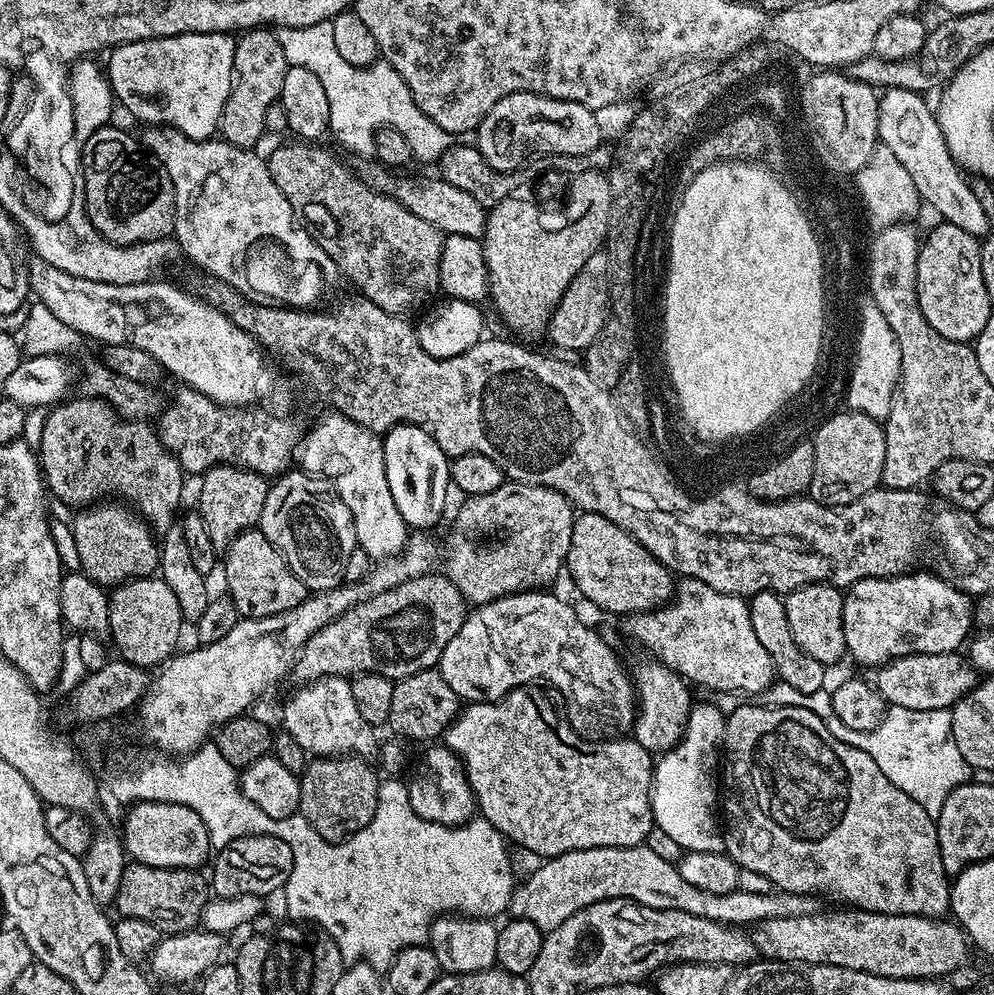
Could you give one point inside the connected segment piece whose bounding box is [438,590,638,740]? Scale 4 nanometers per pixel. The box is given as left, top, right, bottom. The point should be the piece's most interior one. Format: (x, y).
(516, 640)

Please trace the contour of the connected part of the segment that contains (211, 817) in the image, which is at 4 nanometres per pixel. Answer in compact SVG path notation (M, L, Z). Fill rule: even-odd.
M205 741L182 759L172 758L172 768L176 768L176 784L172 784L172 772L148 772L148 776L160 776L160 780L152 780L152 788L148 788L152 796L144 796L144 801L170 802L194 810L205 823L215 851L242 837L282 838L282 842L286 842L294 854L290 878L282 889L287 919L324 928L326 934L334 938L346 962L363 962L384 974L394 962L397 952L429 943L430 925L439 916L459 914L497 918L508 912L508 903L512 901L512 891L516 888L518 876L512 873L512 860L508 857L510 844L506 837L483 818L473 818L455 826L423 820L414 814L410 806L408 785L403 779L385 779L378 790L377 809L369 824L364 829L357 829L347 840L331 844L320 838L306 818L299 814L276 819L263 813L246 798L240 788L237 769L226 761L213 741ZM188 764L200 764L200 780L188 780ZM172 788L180 788L180 796L176 796Z

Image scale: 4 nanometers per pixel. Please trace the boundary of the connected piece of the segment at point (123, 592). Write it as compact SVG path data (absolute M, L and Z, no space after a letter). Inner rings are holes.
M151 575L115 585L108 598L108 609L110 626L107 635L116 643L119 659L139 668L156 670L177 655L181 647L180 631L186 627L186 621L182 610L178 610L178 598L174 598L164 580Z

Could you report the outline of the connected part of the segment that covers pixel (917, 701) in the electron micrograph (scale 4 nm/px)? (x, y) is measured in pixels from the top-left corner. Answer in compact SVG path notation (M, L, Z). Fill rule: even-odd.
M956 652L900 656L879 665L873 672L875 673L870 676L870 682L885 703L908 710L951 709L978 683L976 669Z

